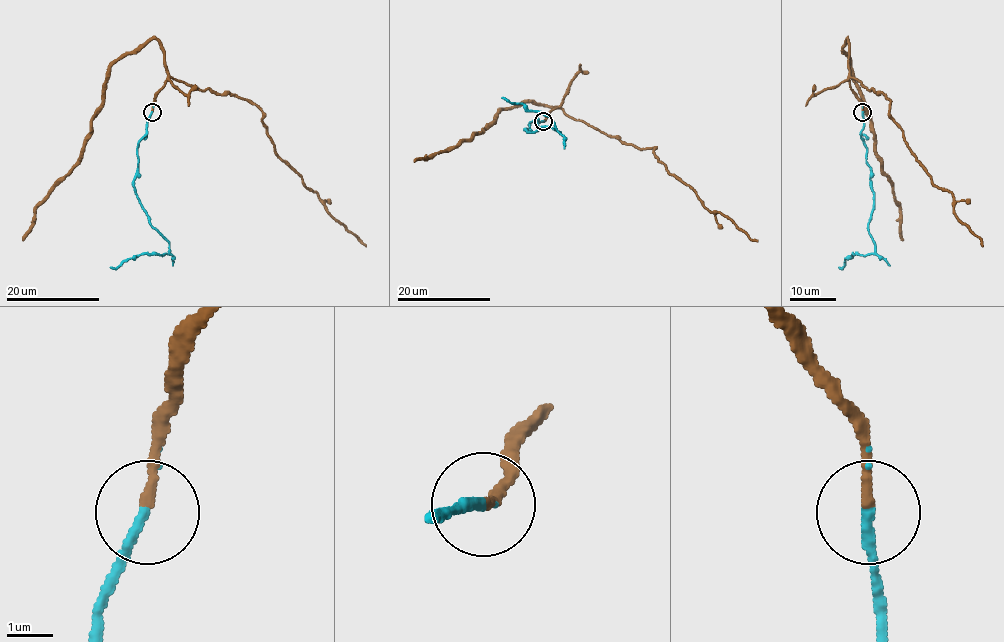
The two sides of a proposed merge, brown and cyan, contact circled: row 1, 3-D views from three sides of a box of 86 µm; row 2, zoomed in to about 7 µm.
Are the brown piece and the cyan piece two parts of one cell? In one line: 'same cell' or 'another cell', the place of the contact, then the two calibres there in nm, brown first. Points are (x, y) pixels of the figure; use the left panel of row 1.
same cell | (152, 112) | 240/240 nm

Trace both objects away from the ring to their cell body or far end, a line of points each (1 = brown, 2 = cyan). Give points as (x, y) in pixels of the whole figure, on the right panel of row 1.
1: (863, 111), (851, 77), (889, 100), (889, 117), (910, 152), (931, 182), (952, 195), (954, 214), (982, 246)
2: (863, 112), (861, 139), (866, 147), (873, 196), (868, 234), (874, 242), (874, 253), (852, 254), (839, 267)

